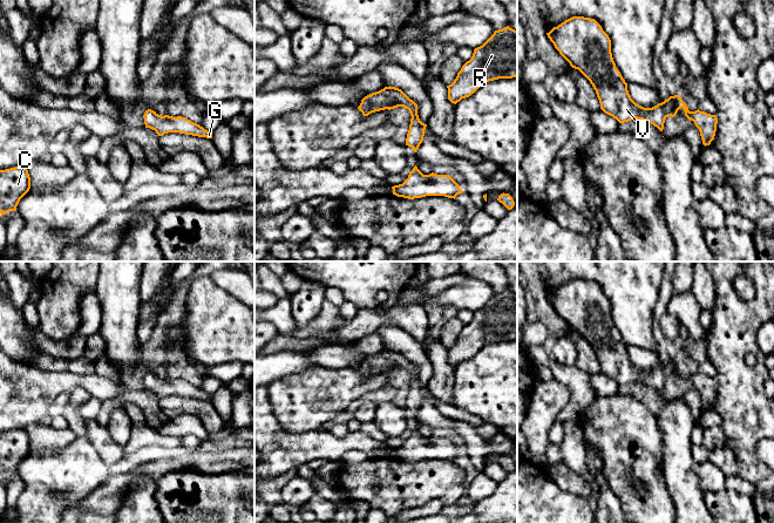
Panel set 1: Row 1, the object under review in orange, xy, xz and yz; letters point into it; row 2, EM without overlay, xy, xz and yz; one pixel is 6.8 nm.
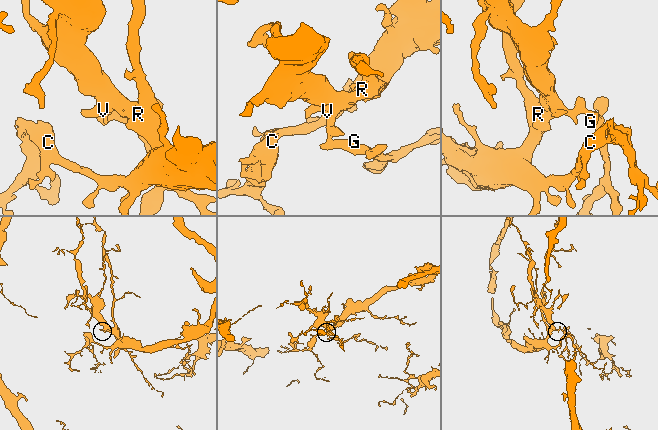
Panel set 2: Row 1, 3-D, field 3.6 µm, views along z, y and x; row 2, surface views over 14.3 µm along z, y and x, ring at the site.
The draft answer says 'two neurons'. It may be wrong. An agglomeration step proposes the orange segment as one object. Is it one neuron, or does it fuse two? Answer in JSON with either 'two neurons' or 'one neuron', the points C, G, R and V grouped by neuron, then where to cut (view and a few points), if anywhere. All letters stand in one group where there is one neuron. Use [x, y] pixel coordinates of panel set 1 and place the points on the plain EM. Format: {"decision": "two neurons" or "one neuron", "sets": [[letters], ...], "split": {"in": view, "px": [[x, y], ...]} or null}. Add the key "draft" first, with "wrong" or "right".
{"draft": "wrong", "decision": "one neuron", "sets": [["C", "G", "R", "V"]], "split": null}

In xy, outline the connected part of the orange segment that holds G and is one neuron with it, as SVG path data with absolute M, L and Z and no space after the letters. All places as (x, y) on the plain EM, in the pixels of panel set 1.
M148 372L145 373L143 381L145 390L155 393L158 399L163 399L168 395L179 395L198 400L212 401L212 395L205 393L199 387L194 386L190 382L182 379L162 379L158 378L156 374Z

